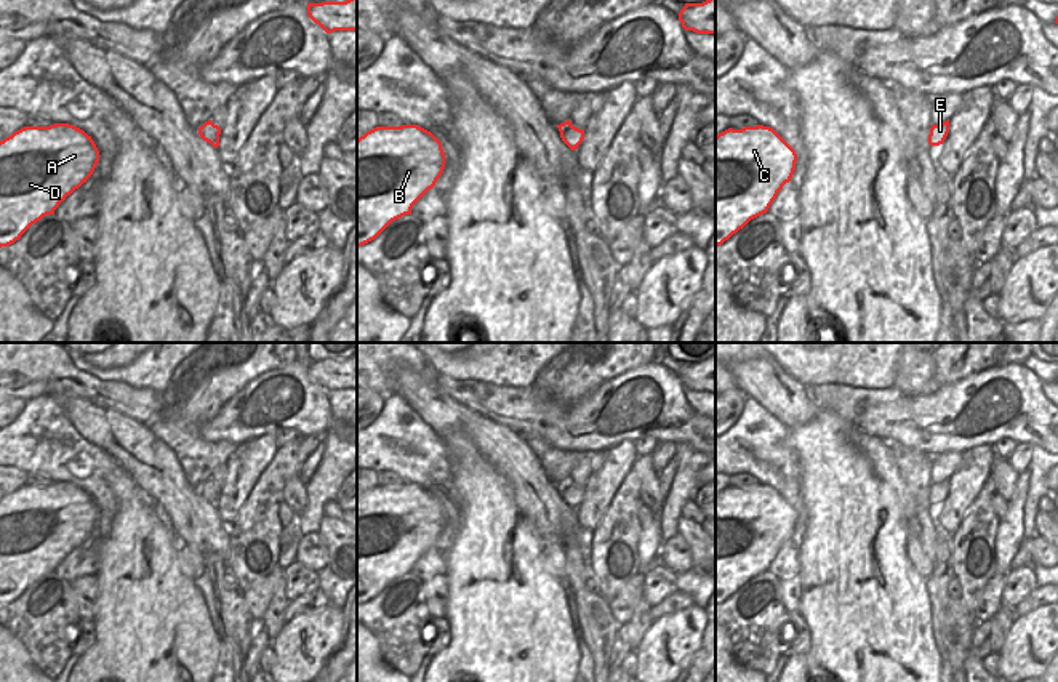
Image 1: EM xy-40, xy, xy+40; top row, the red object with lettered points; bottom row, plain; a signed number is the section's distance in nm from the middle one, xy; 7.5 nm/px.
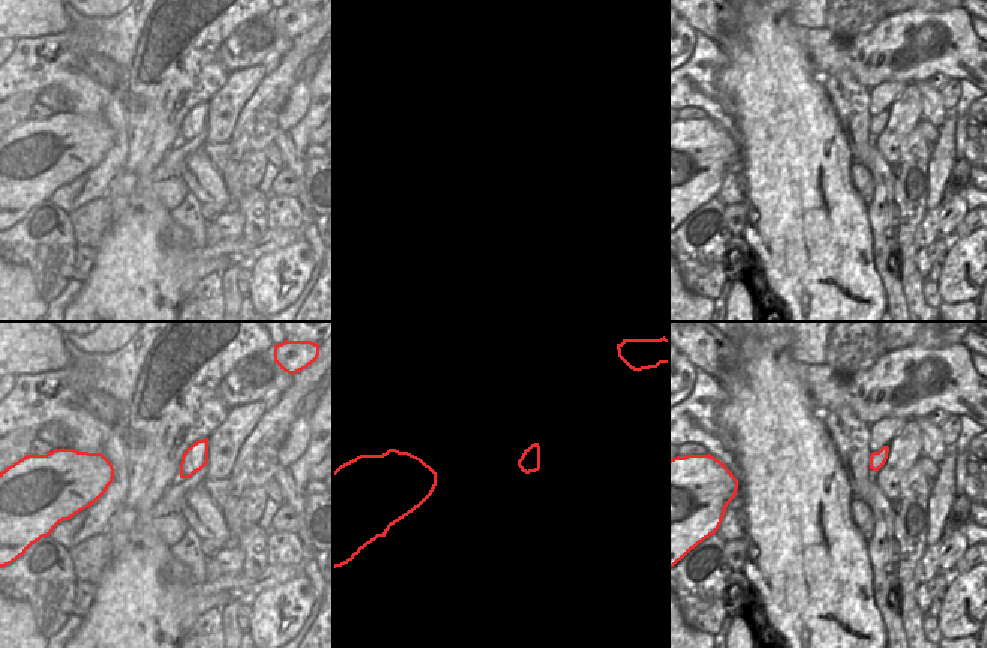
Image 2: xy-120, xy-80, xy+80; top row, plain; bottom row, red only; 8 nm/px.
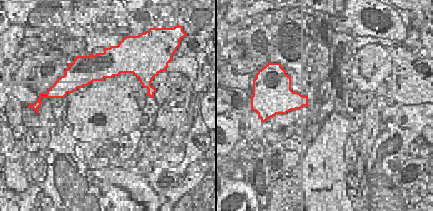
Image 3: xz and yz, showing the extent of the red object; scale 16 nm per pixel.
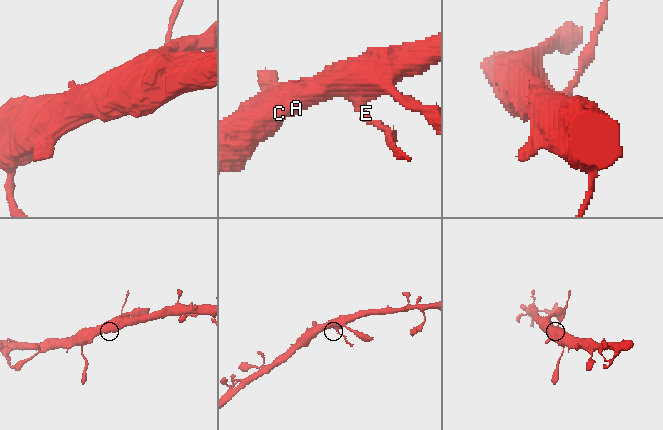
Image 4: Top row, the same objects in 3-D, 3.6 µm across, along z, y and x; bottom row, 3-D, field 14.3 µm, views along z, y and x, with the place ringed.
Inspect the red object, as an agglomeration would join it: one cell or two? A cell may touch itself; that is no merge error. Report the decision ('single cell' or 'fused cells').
fused cells

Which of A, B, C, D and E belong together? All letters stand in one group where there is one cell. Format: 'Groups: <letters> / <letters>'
Groups: A B C D / E

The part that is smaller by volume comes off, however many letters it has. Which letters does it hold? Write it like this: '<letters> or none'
E

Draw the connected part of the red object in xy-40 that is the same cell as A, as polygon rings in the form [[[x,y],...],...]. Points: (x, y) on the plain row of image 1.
[[[69,482],[24,485],[0,499],[0,607],[8,605],[93,533],[99,509],[83,488]]]

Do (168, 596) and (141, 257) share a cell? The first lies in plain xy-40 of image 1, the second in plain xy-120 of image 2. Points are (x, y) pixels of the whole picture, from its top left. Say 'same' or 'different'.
same

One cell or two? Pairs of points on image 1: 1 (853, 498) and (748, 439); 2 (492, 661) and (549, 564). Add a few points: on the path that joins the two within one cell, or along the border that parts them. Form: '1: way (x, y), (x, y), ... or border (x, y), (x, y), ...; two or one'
1: border (788, 434), (805, 506); two
2: border (541, 538), (541, 567), (559, 580); two

